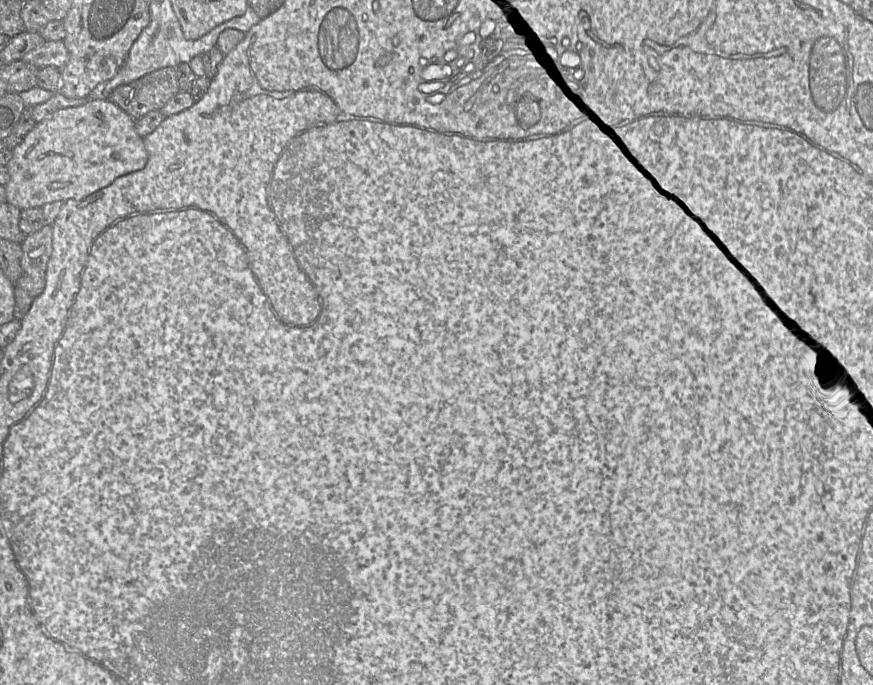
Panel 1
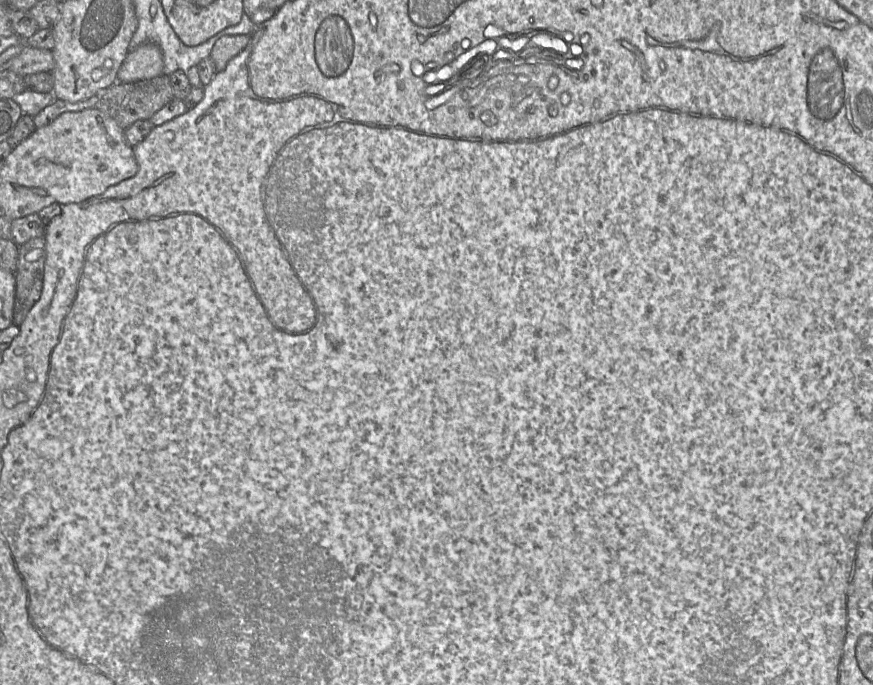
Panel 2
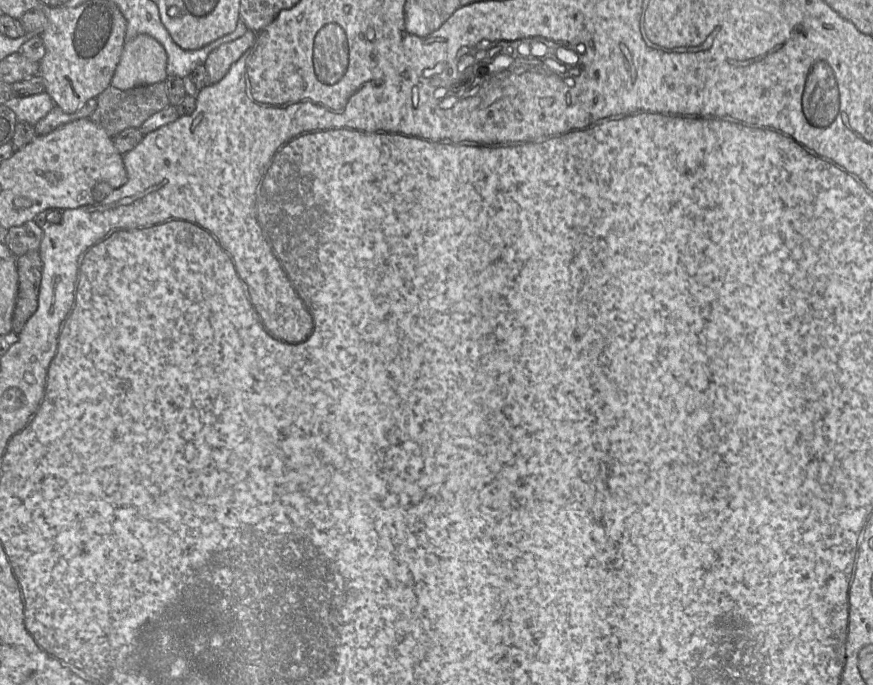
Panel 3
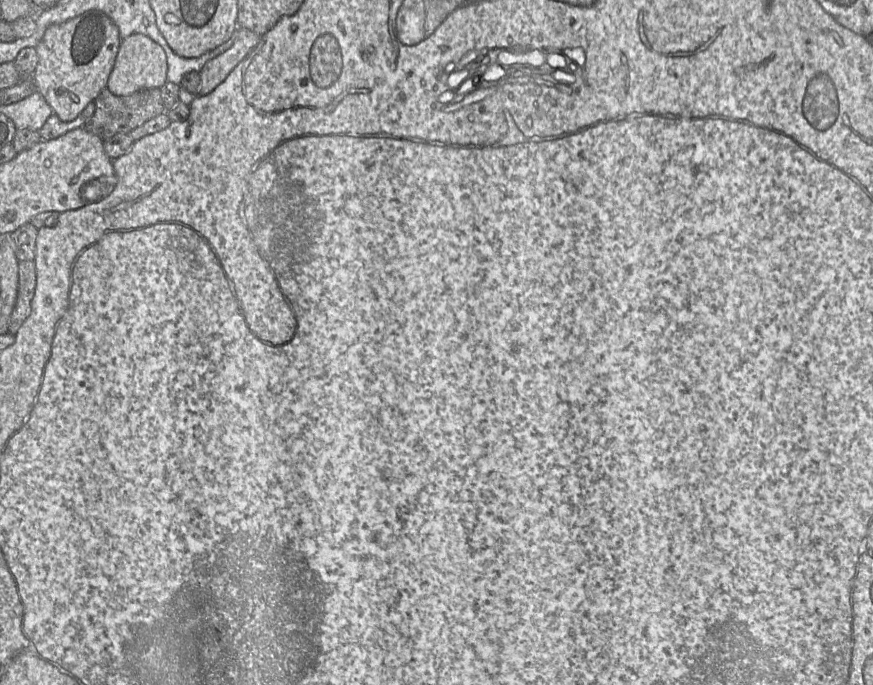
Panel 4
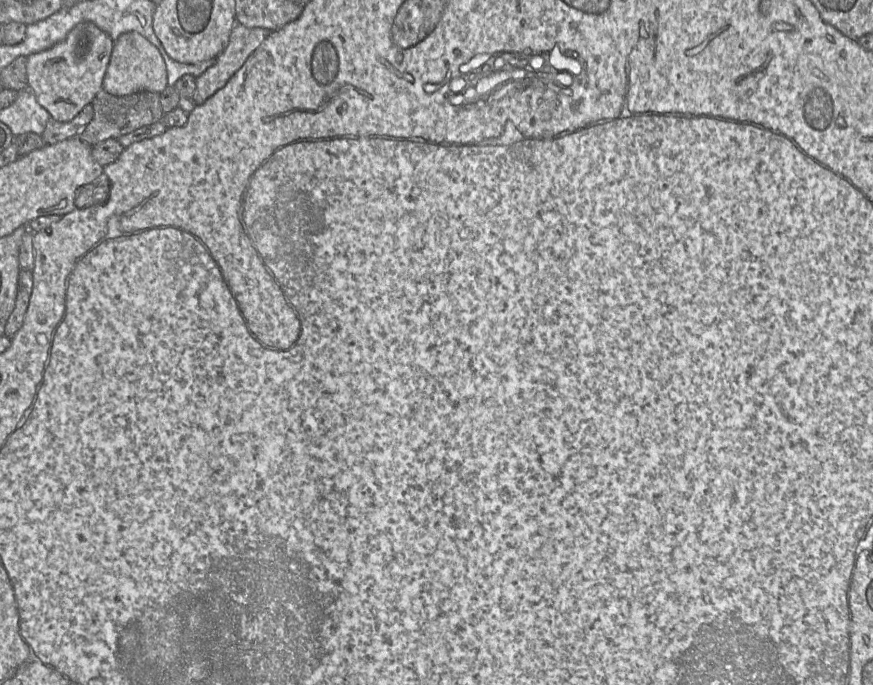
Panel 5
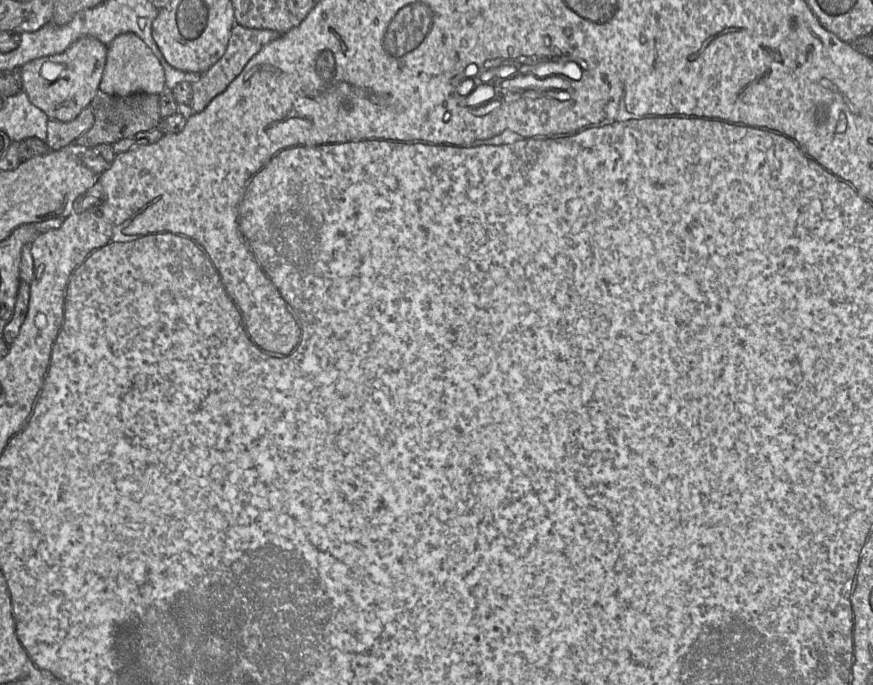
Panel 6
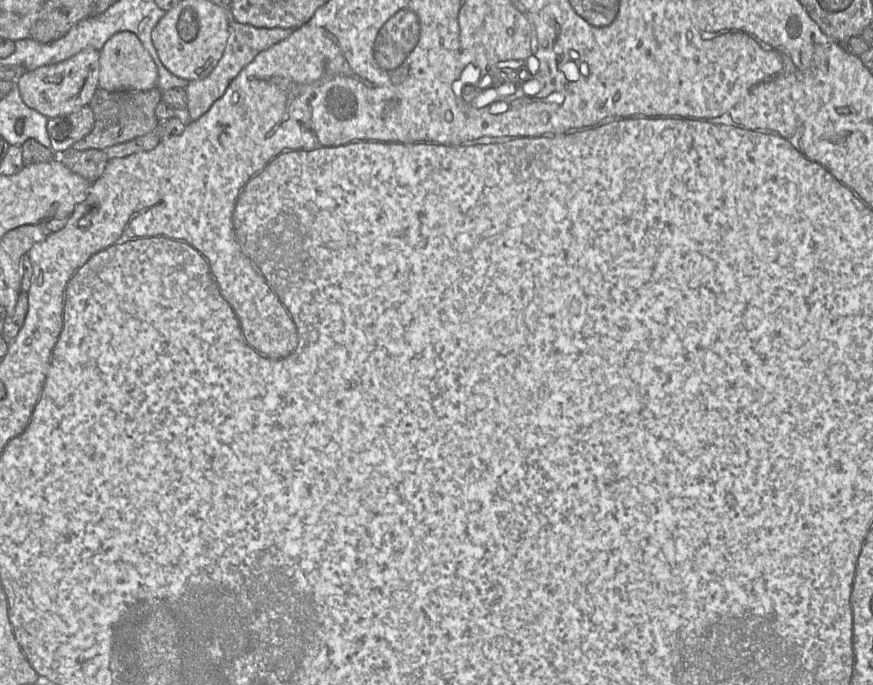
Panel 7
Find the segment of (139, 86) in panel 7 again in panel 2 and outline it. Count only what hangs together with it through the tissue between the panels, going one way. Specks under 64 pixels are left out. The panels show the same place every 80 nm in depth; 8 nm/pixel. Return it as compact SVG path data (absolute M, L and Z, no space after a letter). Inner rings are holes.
M154 43L130 50L117 73L117 82L133 83L163 74L163 53Z

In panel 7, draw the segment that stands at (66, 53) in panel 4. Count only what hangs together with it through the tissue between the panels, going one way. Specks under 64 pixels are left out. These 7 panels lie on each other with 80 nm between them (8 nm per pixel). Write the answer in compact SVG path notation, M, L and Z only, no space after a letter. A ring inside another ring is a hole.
M87 48L57 64L28 70L16 81L23 102L47 118L70 114L88 106L99 88L100 51Z

